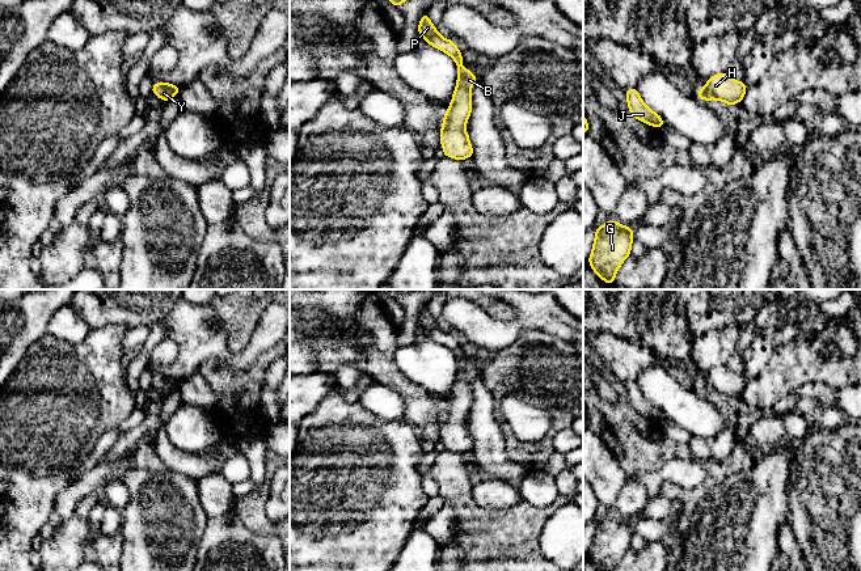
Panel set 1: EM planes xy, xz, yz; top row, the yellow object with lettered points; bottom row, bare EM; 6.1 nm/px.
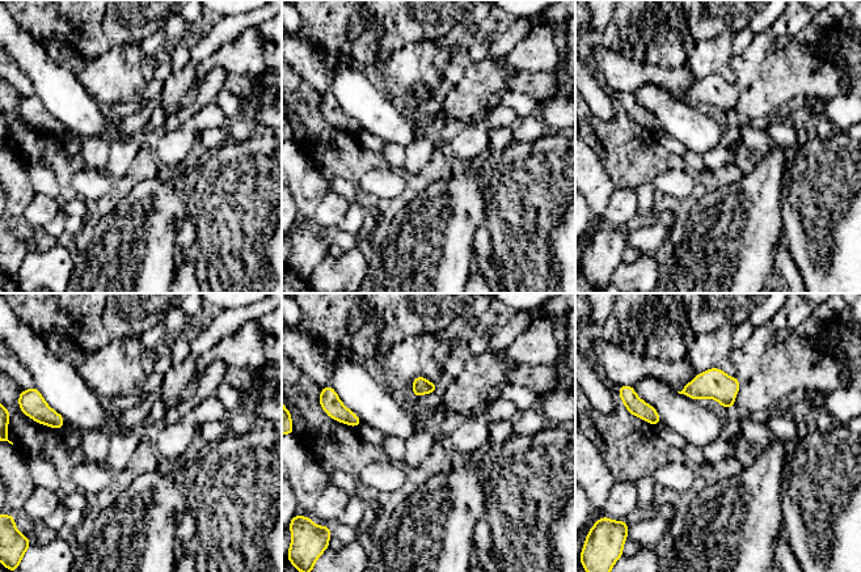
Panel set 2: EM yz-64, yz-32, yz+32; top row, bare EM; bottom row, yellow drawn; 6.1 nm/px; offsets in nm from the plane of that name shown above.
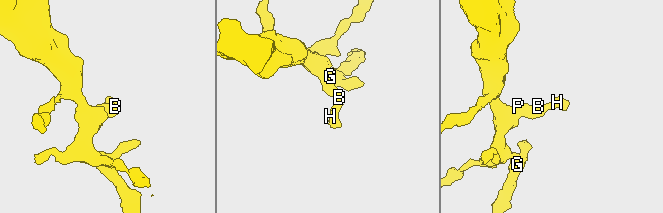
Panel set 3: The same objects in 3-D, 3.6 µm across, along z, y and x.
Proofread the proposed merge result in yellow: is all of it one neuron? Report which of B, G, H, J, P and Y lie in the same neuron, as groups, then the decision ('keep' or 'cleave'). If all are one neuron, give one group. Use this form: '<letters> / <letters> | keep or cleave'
B G H J P Y | keep

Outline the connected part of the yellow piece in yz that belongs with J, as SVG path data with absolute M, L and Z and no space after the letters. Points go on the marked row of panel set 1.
M628 88L625 90L625 94L628 101L628 109L637 120L658 128L664 127L662 117L645 105L636 88Z

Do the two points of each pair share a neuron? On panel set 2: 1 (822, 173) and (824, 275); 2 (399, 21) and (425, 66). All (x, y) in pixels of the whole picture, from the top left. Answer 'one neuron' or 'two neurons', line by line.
1: one neuron
2: two neurons

